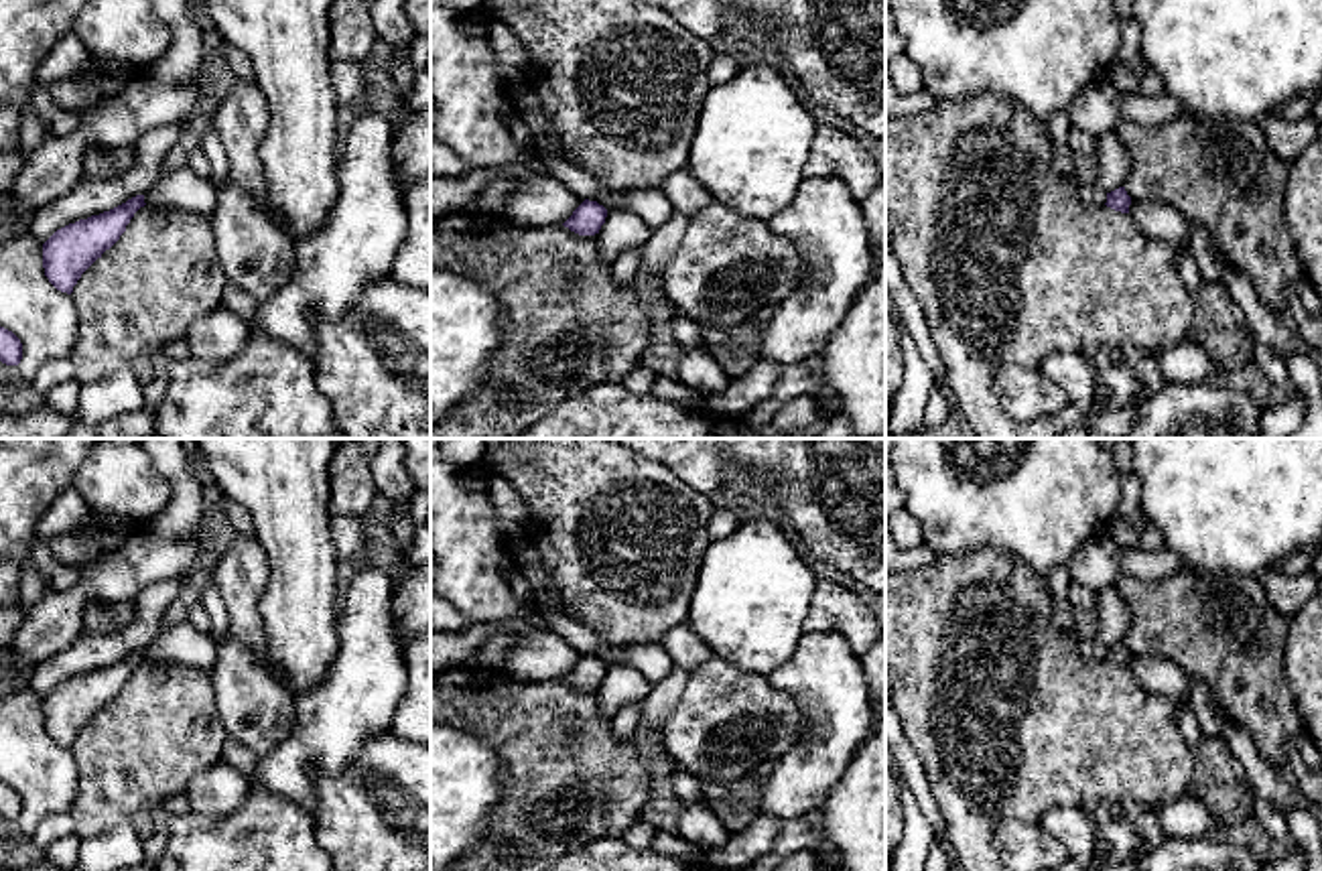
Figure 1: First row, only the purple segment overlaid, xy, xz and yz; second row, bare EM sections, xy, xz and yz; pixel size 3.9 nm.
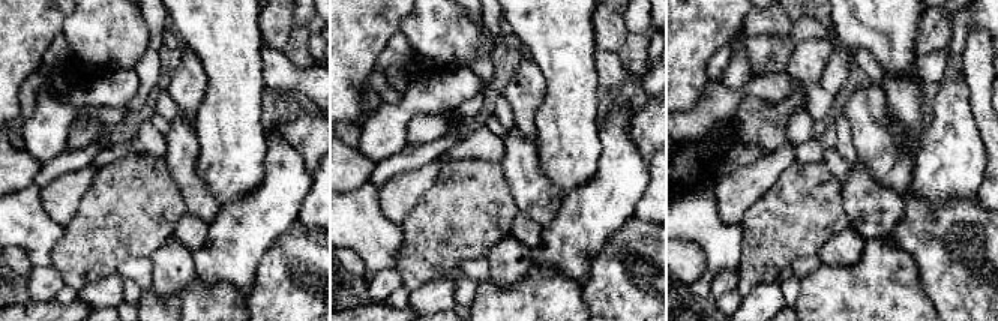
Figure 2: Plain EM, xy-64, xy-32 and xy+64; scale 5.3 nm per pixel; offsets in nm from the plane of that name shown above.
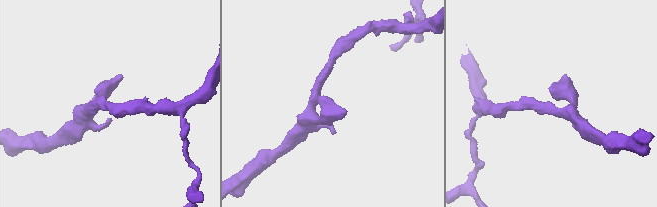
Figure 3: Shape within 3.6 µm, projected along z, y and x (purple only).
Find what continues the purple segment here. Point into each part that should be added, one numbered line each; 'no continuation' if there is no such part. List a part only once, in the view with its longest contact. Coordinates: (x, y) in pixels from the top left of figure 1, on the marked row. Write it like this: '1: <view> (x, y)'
no continuation

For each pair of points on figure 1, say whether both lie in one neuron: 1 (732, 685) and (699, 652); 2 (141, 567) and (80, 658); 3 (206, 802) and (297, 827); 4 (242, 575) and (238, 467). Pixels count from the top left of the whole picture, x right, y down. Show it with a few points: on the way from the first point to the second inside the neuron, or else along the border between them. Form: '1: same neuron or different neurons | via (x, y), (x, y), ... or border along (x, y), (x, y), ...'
1: different neurons | border along (713, 654), (689, 673)
2: different neurons | border along (175, 579), (149, 583), (133, 601)
3: different neurons | border along (250, 782), (228, 817), (191, 813)
4: different neurons | border along (254, 537), (267, 557), (267, 583)

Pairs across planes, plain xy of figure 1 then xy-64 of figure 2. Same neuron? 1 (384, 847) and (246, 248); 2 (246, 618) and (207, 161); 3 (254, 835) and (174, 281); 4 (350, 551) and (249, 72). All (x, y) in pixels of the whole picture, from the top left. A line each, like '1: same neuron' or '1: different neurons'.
1: different neurons
2: different neurons
3: different neurons
4: different neurons

